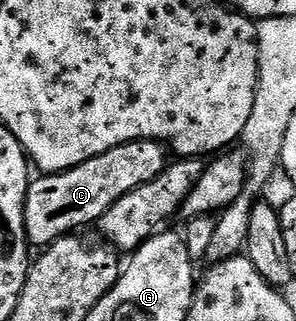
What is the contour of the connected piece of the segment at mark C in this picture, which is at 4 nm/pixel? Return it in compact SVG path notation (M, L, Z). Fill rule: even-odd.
M138 139L109 149L97 157L87 159L68 171L56 175L46 173L32 178L27 187L25 229L27 242L32 248L46 249L58 239L82 232L82 227L98 224L99 218L125 193L133 193L141 185L153 181L168 166L169 151L164 144L153 139Z

